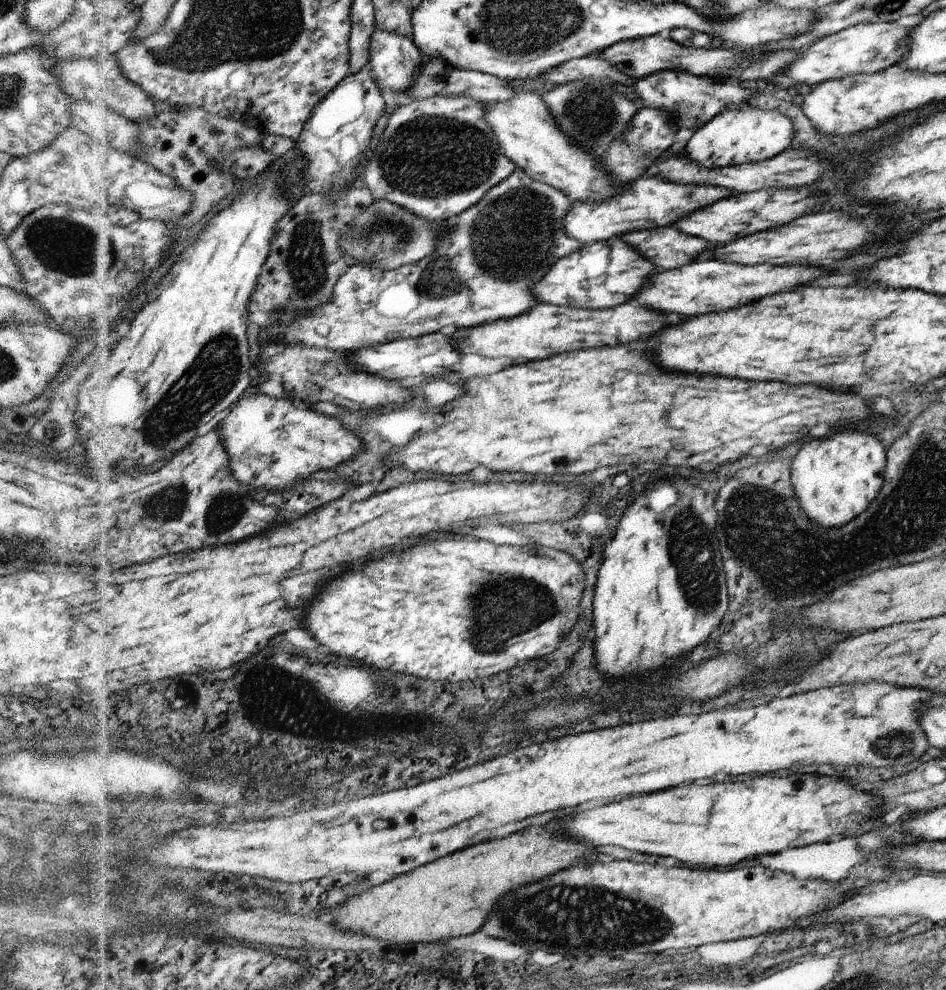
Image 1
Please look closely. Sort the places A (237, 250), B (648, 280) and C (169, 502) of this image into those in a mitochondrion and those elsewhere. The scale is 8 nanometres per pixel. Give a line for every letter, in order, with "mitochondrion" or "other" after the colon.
A: other
B: other
C: mitochondrion

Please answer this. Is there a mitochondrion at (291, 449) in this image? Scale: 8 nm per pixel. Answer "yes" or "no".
no

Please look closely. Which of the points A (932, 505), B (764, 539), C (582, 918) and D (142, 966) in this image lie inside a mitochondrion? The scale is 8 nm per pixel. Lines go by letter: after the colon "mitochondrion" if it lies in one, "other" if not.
A: mitochondrion
B: mitochondrion
C: mitochondrion
D: other

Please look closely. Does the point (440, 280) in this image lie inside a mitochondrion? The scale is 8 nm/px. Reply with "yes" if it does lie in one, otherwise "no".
yes

